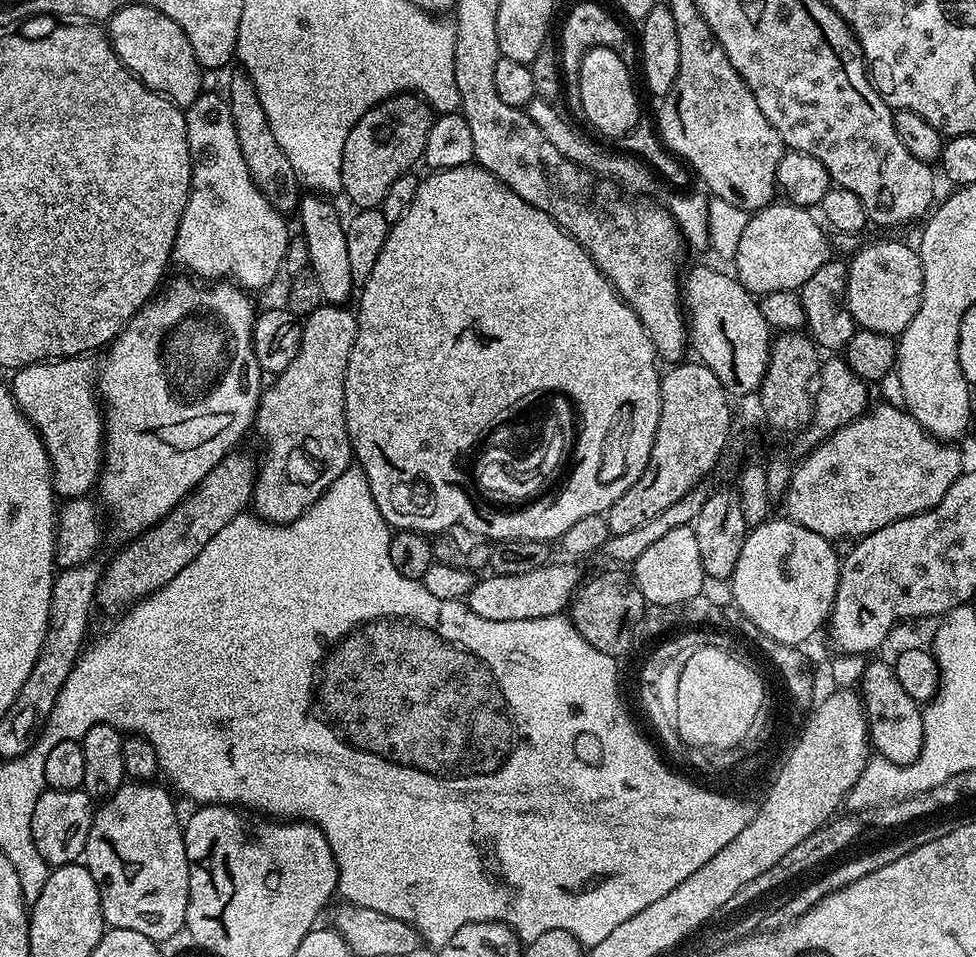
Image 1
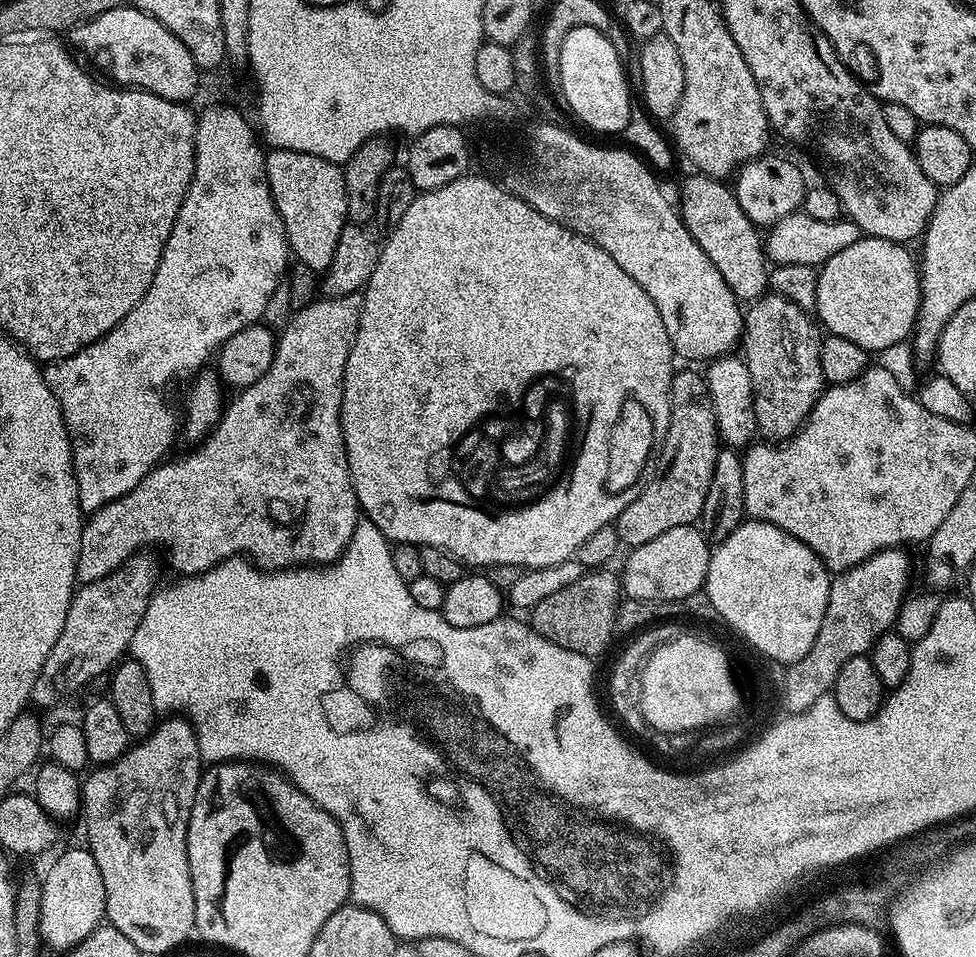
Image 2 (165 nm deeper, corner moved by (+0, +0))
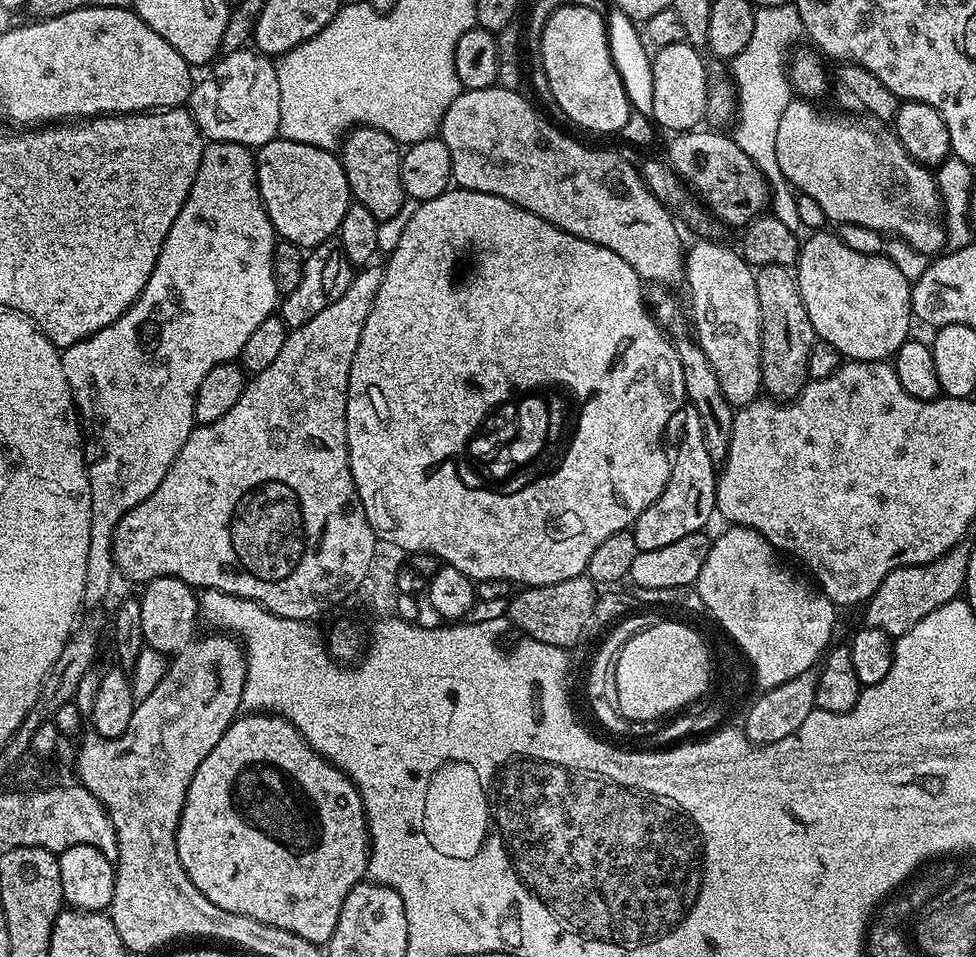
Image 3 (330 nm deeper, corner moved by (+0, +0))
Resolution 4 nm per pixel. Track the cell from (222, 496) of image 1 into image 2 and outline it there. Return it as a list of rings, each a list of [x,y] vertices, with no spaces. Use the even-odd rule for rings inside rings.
[[[152,554],[134,555],[117,572],[106,574],[106,578],[98,578],[98,582],[80,584],[72,594],[70,610],[66,610],[66,622],[62,634],[58,642],[54,642],[54,650],[50,650],[39,677],[32,687],[31,703],[37,709],[48,708],[60,701],[62,697],[80,689],[95,676],[104,672],[106,674],[129,651],[134,630],[138,630],[146,614],[146,606],[151,602],[157,588],[156,560]]]

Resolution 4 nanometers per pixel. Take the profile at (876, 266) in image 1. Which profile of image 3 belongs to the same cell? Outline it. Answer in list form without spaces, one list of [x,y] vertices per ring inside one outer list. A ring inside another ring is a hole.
[[[816,230],[811,233],[809,240],[805,239],[800,245],[800,256],[796,259],[794,271],[796,281],[798,282],[798,290],[802,294],[802,302],[806,306],[806,314],[810,314],[810,326],[814,326],[817,337],[826,341],[830,346],[834,346],[834,350],[838,350],[841,357],[853,360],[883,360],[895,356],[896,352],[902,346],[904,340],[909,339],[908,332],[914,325],[914,317],[912,315],[912,284],[908,281],[905,275],[894,266],[894,262],[887,259],[883,254],[871,256],[870,254],[859,253],[858,250],[852,250],[844,245],[840,240],[839,235],[835,231]]]

